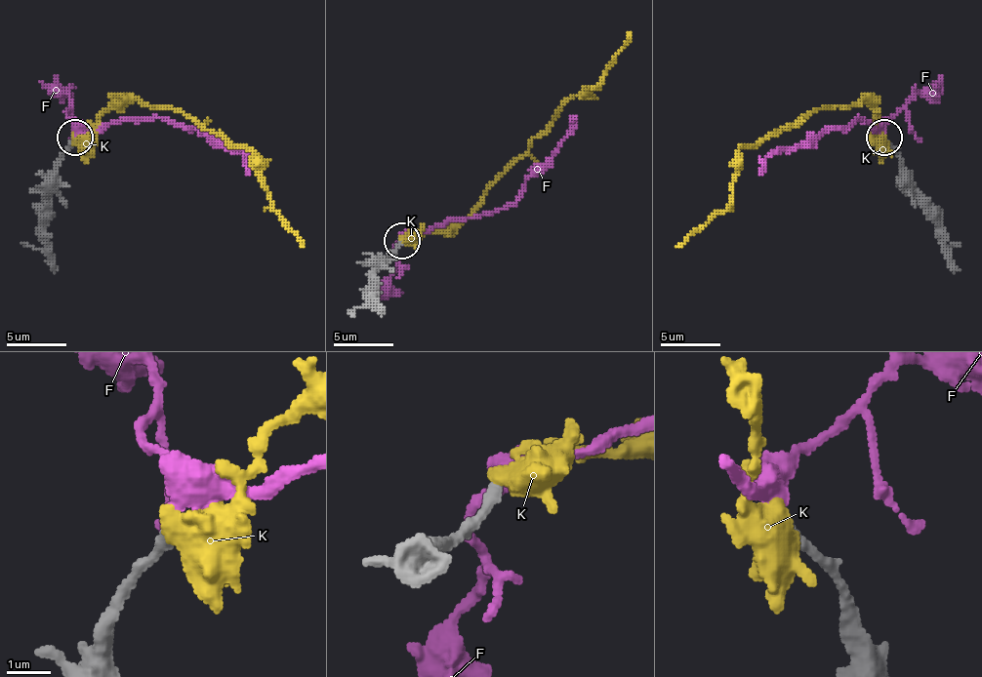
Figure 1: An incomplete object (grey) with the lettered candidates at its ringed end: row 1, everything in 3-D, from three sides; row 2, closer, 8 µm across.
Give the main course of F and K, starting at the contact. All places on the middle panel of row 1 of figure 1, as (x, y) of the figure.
F: (402, 242), (450, 220), (492, 215), (507, 209), (525, 181), (552, 155), (576, 116)
K: (399, 238), (411, 238), (420, 229), (450, 229), (462, 220), (552, 116), (576, 95), (596, 86), (630, 32)

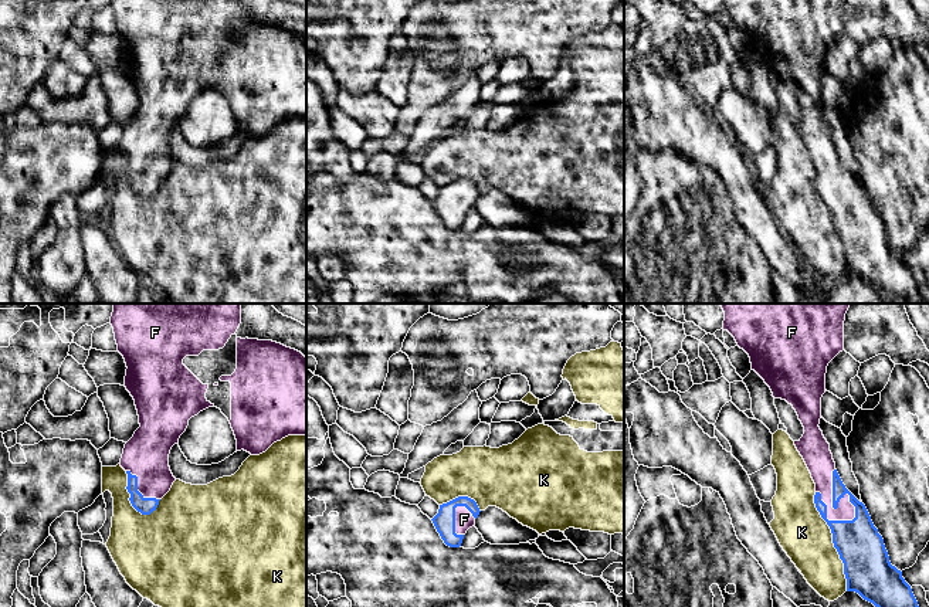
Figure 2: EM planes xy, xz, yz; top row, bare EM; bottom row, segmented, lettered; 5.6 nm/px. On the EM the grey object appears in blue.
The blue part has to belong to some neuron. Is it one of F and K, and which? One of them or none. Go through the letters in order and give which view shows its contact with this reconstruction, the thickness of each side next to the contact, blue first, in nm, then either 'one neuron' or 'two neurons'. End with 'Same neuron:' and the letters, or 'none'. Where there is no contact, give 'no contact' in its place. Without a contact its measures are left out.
F: yz | 260/140 nm | one neuron
K: yz | 260/280 nm | two neurons
Same neuron: F

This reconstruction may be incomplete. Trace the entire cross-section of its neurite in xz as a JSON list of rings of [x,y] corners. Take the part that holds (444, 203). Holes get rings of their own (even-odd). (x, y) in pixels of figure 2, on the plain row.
[[[458,179],[440,187],[438,196],[431,203],[447,228],[460,230],[467,213],[475,208],[479,194],[474,182]]]

